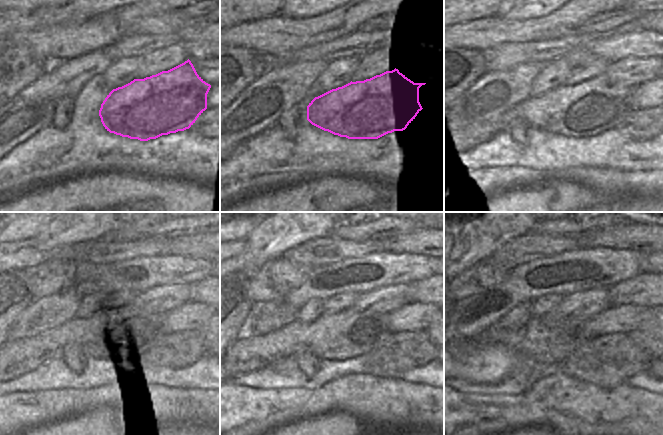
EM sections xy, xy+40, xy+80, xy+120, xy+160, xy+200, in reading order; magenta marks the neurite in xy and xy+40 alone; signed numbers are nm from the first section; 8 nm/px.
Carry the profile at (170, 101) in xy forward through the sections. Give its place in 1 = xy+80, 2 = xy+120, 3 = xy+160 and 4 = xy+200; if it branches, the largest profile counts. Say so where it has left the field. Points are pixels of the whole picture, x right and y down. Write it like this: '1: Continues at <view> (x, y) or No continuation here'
1: Continues at xy+80 (589, 108)
2: Continues at xy+120 (133, 333)
3: Continues at xy+160 (346, 334)
4: Continues at xy+200 (546, 344)

